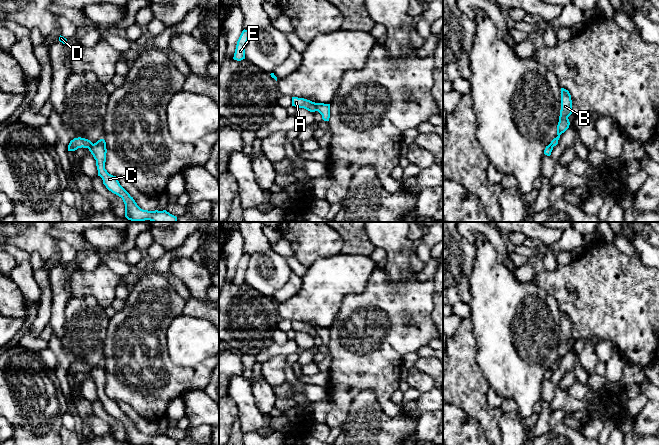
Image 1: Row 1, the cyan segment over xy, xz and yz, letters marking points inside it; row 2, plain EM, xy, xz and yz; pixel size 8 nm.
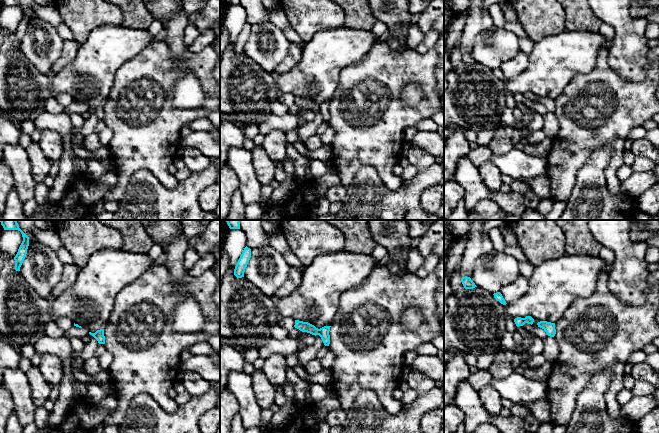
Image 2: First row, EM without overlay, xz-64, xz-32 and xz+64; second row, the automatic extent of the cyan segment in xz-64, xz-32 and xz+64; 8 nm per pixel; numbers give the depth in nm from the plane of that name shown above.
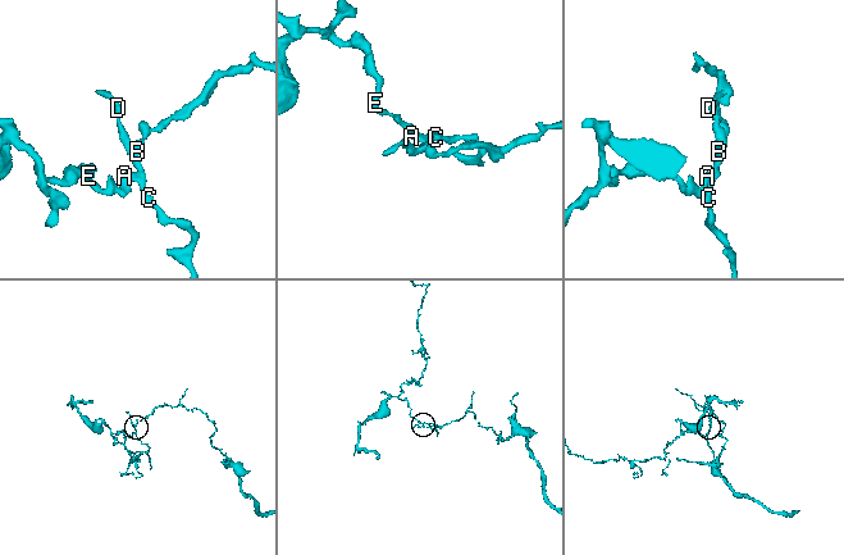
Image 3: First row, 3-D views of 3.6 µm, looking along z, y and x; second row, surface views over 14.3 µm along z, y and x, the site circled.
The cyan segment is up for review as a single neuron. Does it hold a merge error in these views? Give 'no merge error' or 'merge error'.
merge error

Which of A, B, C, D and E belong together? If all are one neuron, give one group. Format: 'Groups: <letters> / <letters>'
Groups: A E / B C D

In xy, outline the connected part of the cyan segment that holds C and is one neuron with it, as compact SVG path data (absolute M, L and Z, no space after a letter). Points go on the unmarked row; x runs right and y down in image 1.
M104 363L98 364L88 372L94 383L98 394L98 400L103 404L103 408L112 417L122 422L125 428L125 441L131 445L177 445L177 441L166 434L148 435L141 433L133 421L120 409L118 401L113 400L105 393L106 386L106 366Z

